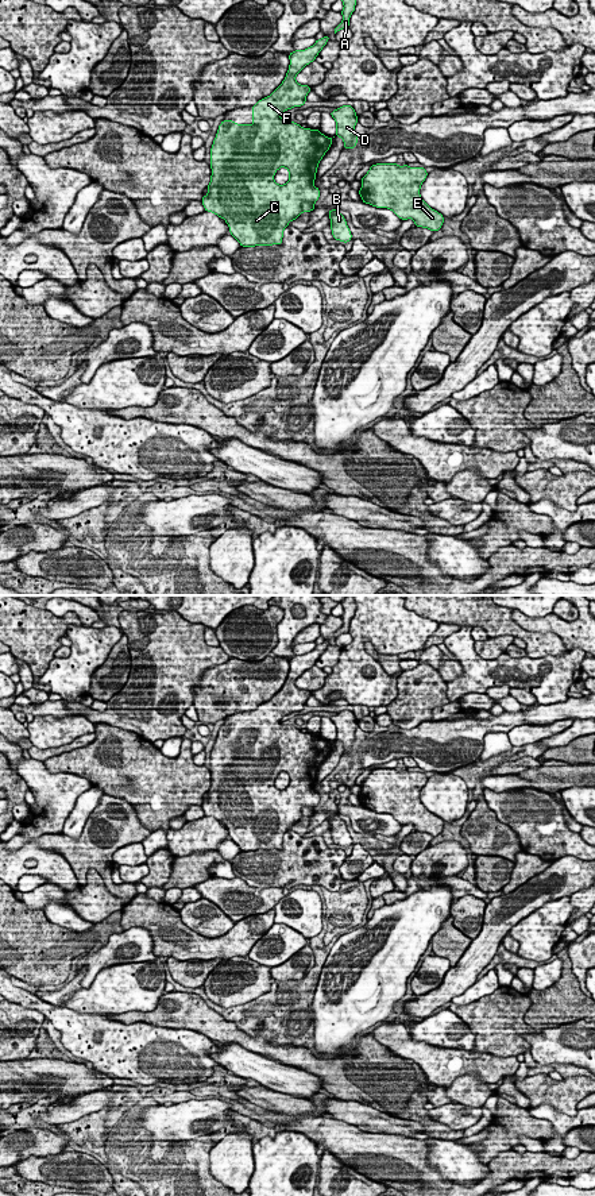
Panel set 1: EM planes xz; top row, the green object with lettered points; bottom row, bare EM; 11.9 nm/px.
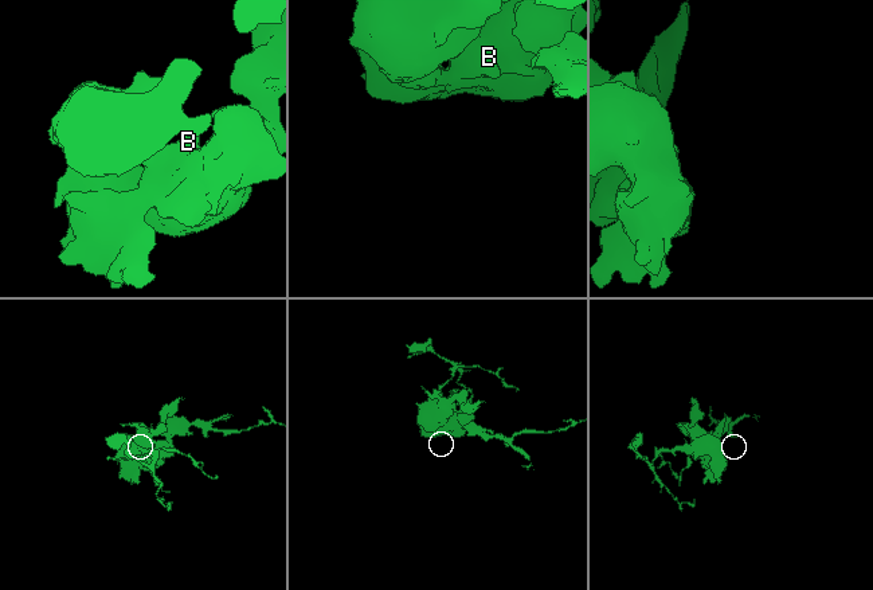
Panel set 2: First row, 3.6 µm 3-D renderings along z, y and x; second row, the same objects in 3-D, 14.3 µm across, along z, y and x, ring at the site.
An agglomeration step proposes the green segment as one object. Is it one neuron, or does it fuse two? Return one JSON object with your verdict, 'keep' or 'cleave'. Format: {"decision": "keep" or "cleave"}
{"decision": "keep"}

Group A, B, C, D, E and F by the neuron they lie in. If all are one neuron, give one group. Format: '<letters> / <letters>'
A B C D E F

